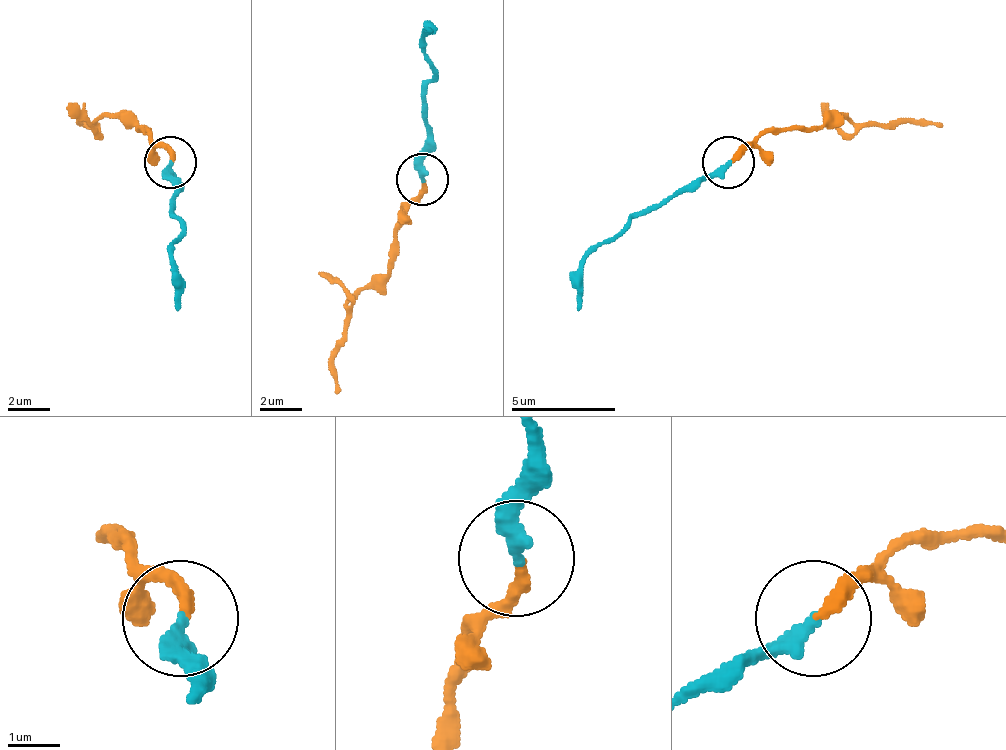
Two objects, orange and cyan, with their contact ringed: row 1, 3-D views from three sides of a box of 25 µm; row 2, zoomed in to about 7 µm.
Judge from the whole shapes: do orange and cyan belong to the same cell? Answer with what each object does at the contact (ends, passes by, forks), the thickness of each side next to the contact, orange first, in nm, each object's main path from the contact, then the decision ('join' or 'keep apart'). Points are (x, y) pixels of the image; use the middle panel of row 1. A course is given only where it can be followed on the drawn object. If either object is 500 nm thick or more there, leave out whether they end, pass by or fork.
orange ends | cyan ends | 240/320 nm | orange via (420, 183), (400, 220), (394, 266), (348, 303), (348, 339), (332, 360), (342, 391) | cyan via (420, 178), (431, 63), (426, 32), (431, 27) | keep apart

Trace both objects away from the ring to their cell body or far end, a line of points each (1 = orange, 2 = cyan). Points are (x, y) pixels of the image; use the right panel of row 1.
1: (732, 161), (769, 130), (815, 130), (841, 114), (852, 125), (940, 125)
2: (727, 161), (612, 234), (581, 265), (576, 312)

